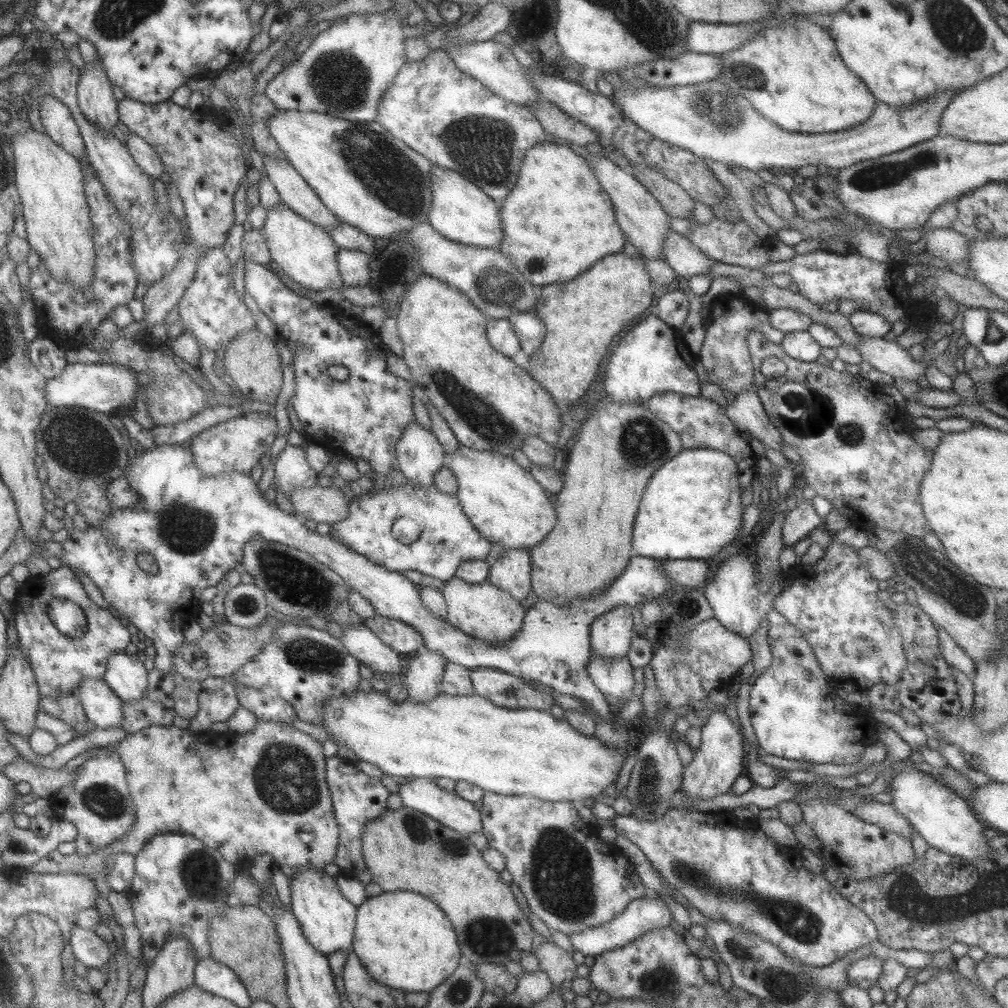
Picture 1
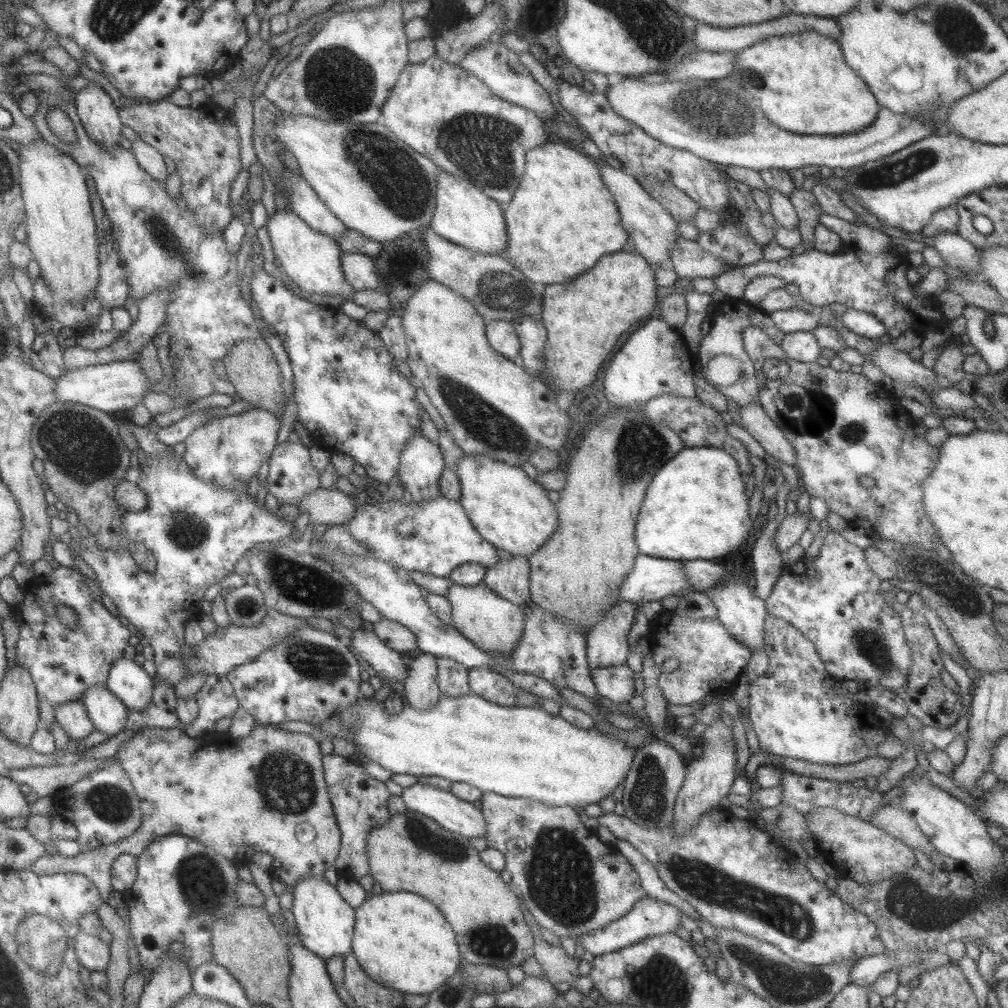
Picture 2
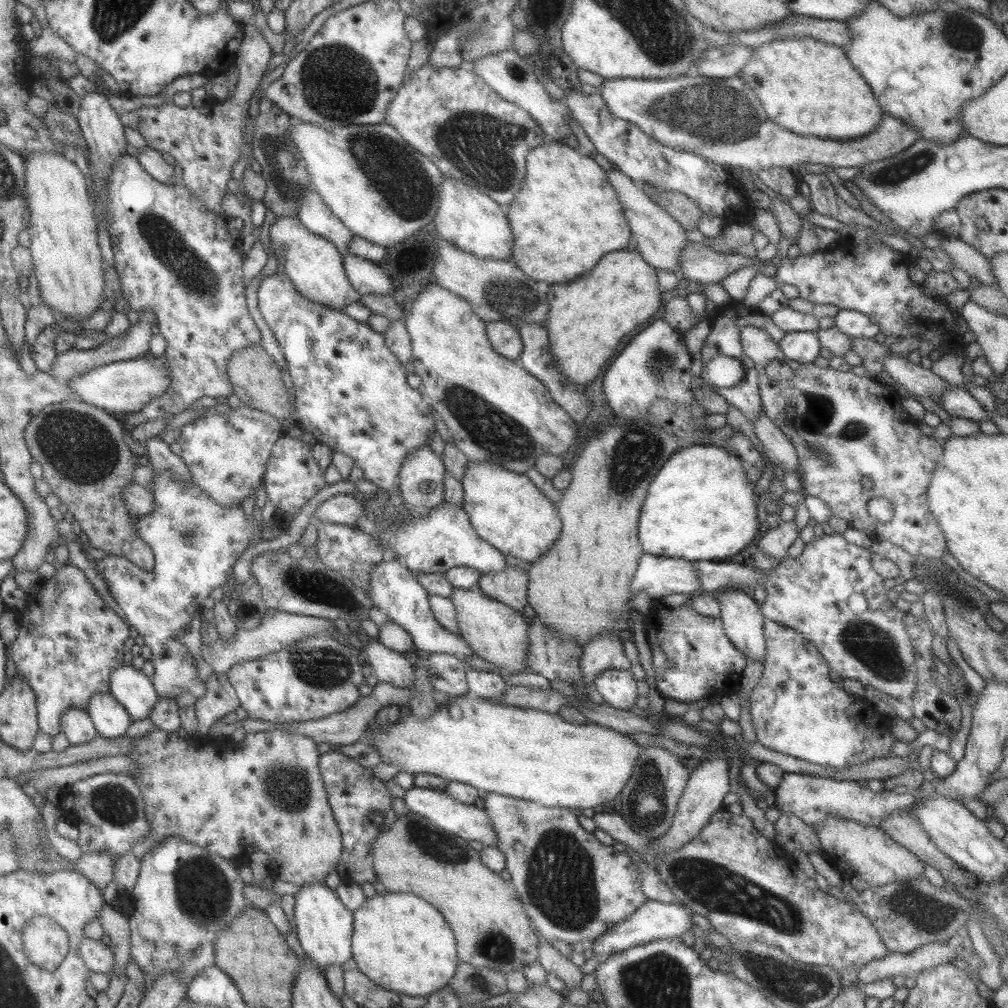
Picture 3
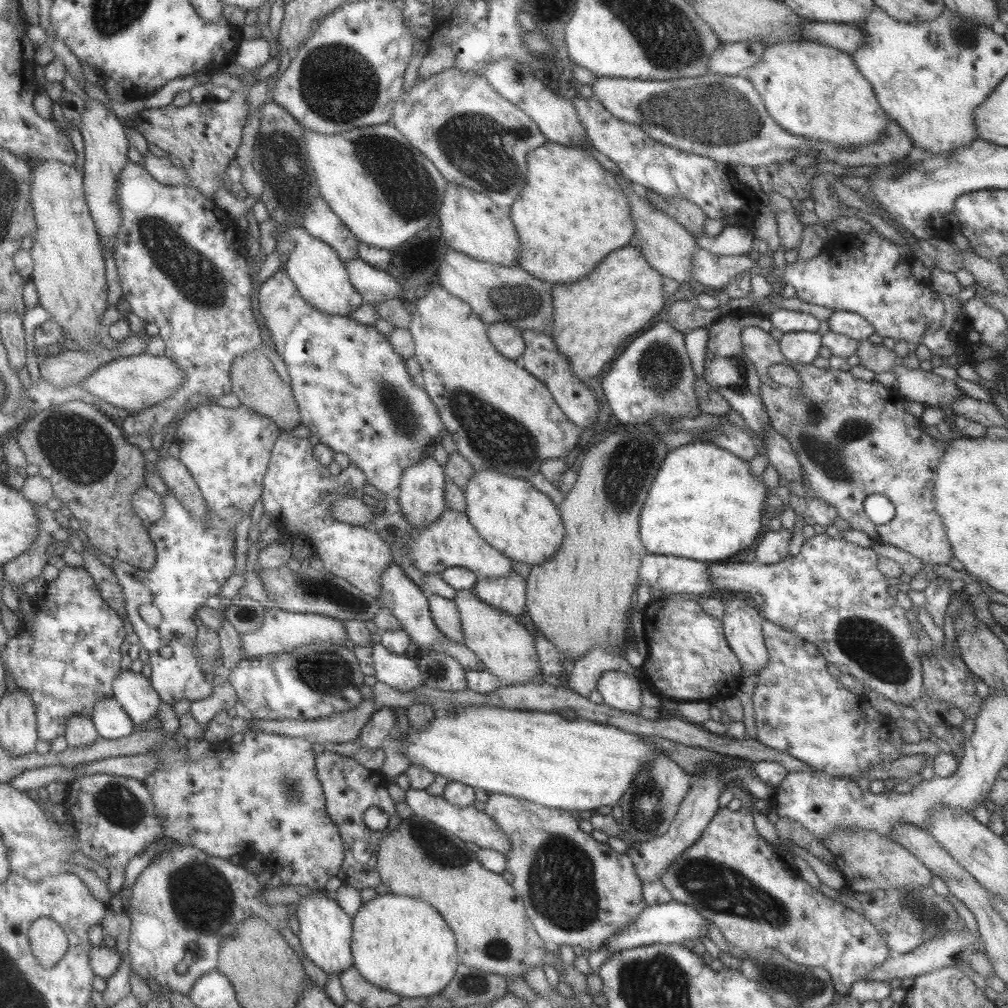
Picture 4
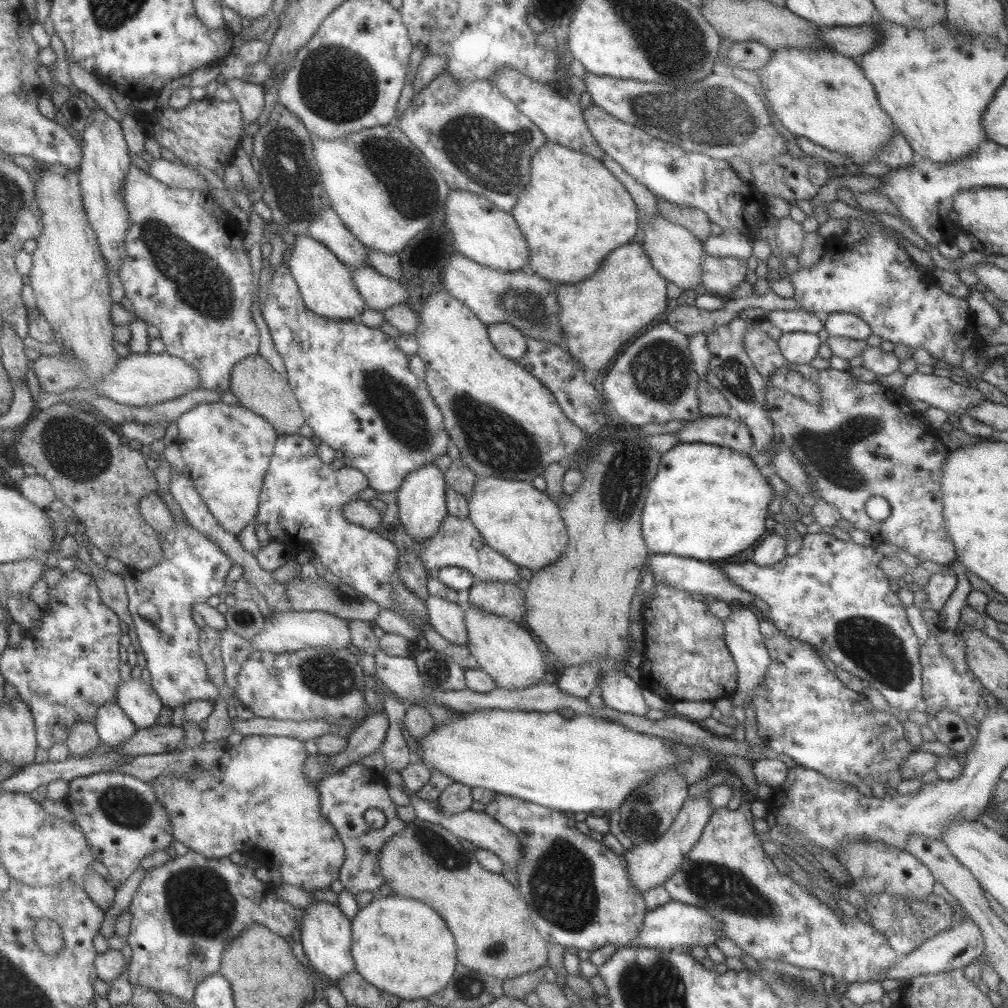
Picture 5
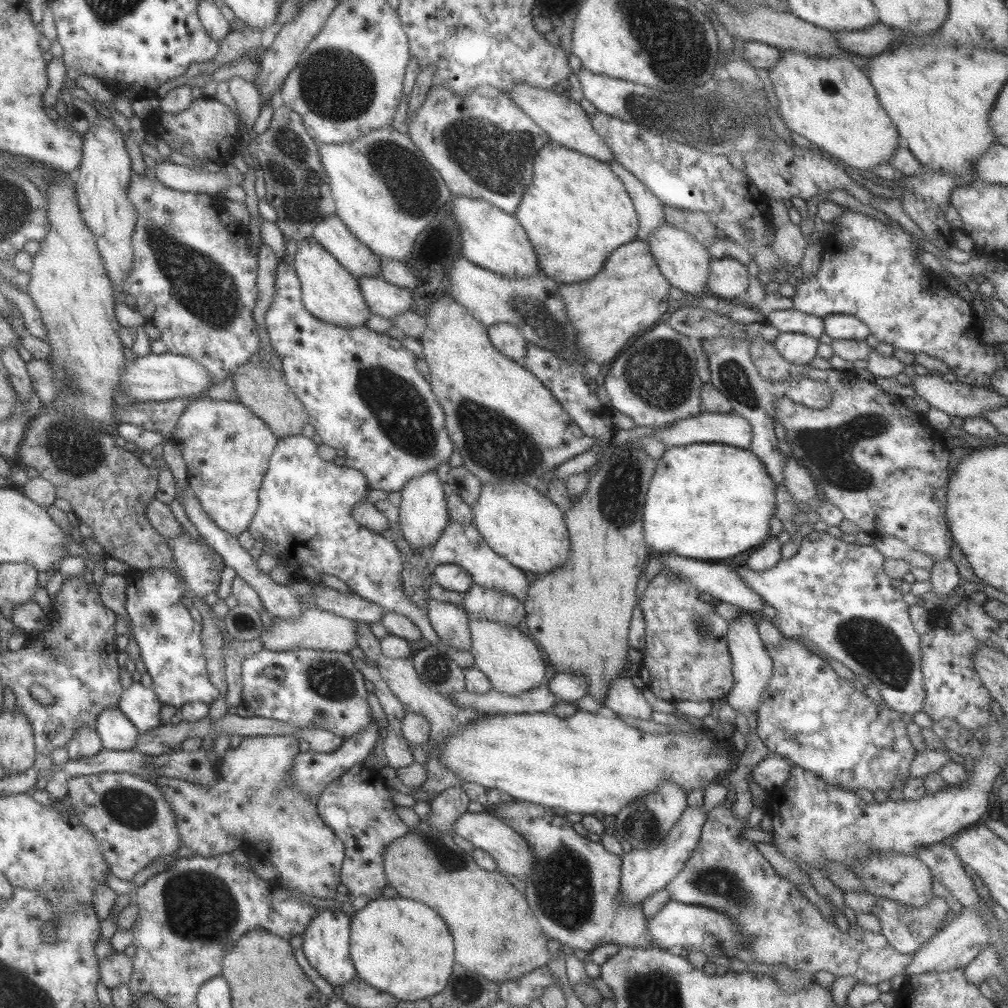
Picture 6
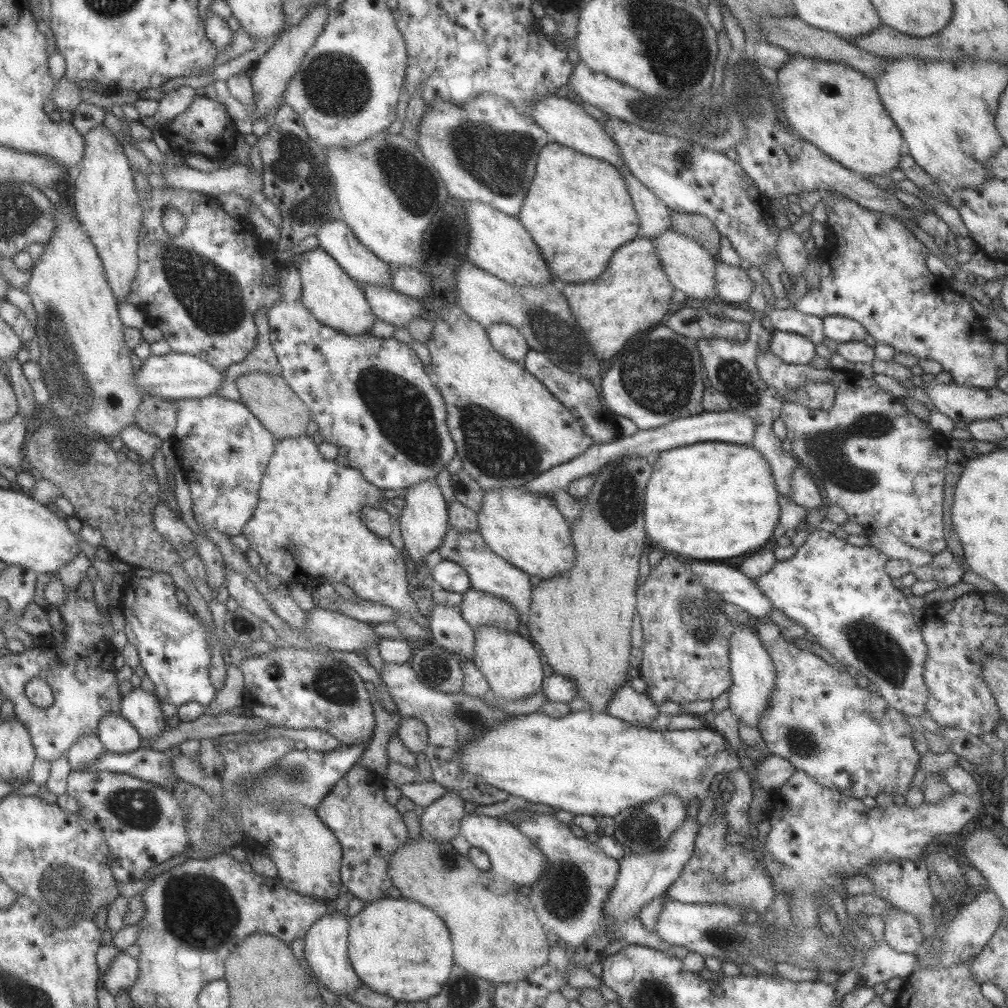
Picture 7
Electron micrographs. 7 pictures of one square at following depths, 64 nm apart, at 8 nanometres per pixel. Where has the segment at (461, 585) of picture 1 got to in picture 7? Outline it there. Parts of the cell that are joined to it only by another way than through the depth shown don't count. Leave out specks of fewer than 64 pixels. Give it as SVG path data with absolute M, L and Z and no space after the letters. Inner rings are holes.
M479 625L473 629L475 651L473 664L485 677L489 691L497 699L521 700L540 690L543 678L543 658L536 643L521 630L504 631L493 625Z

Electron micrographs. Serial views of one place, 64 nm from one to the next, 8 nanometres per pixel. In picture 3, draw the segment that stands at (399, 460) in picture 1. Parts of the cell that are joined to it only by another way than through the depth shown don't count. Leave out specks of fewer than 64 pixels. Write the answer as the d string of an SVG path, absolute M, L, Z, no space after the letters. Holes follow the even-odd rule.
M428 444L407 453L398 472L397 484L407 515L426 516L443 501L444 470L441 457L435 455Z

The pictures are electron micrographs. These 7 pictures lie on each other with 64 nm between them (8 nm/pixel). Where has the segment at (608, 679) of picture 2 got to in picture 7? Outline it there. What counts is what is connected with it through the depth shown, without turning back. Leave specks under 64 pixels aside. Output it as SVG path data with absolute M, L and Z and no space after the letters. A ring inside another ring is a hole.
M629 682L619 685L606 706L609 716L617 717L631 726L644 727L655 723L657 705L647 694L637 693Z

